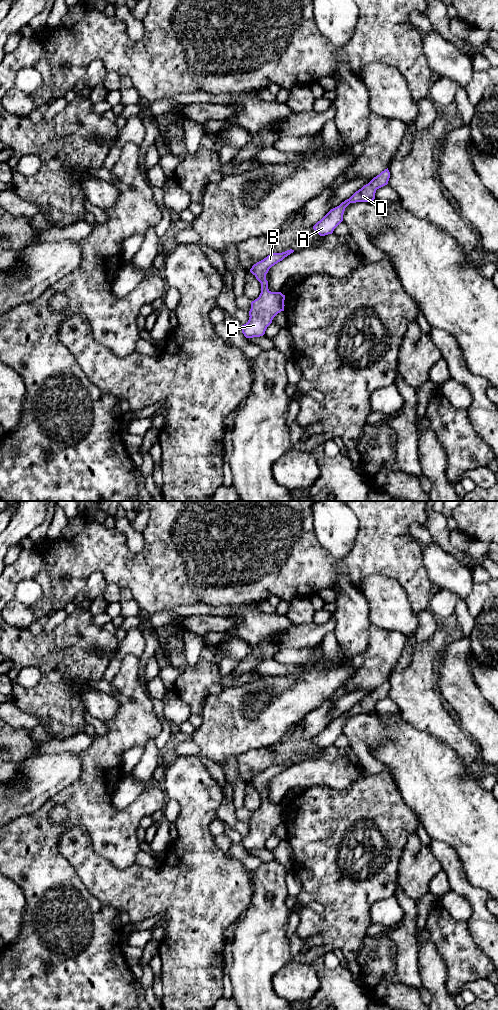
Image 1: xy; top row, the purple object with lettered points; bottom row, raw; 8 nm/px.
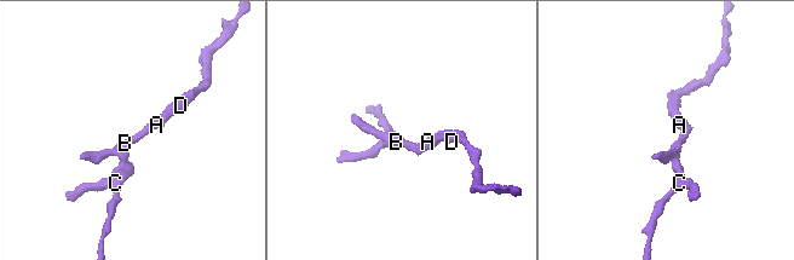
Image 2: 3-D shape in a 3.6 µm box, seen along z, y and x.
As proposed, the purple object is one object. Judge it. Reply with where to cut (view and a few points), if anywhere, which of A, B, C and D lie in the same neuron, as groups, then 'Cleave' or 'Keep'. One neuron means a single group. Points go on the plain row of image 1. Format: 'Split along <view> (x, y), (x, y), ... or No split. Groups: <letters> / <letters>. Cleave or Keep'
No split. Groups: A B C D. Keep

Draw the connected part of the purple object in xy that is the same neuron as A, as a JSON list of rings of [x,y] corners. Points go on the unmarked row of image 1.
[[[387,681],[374,689],[368,696],[356,703],[349,711],[342,714],[339,718],[331,721],[313,741],[320,747],[325,748],[332,746],[334,741],[343,733],[345,720],[350,715],[370,714],[375,711],[376,702],[387,697],[390,690],[390,684]]]

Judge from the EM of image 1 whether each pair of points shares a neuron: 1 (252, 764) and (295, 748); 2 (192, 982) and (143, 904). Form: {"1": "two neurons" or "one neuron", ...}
{"1": "one neuron", "2": "one neuron"}

